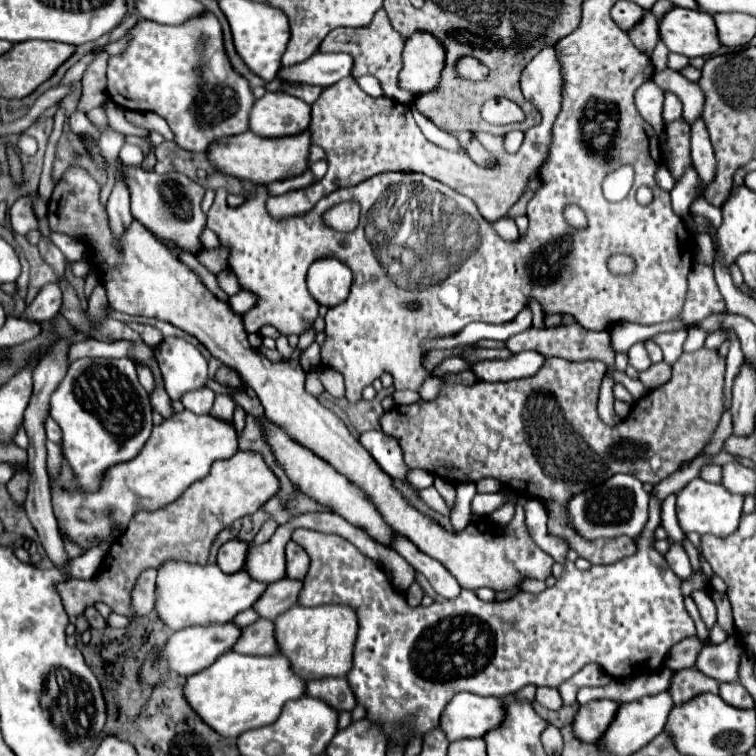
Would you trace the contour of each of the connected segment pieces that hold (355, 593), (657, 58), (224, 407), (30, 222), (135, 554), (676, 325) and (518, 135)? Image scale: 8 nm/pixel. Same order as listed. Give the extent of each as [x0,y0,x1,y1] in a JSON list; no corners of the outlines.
[[292,492,696,746],[652,42,668,72],[212,394,234,420],[10,196,38,236],[58,450,280,616],[610,320,692,352],[504,130,524,154]]

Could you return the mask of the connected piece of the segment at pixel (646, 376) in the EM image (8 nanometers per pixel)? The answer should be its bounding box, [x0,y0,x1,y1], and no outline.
[640,362,672,390]

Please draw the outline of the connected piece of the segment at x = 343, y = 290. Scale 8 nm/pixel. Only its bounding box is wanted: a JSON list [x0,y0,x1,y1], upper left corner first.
[306,258,352,308]

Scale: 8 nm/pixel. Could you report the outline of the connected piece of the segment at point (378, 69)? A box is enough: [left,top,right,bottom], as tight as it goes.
[320,10,412,102]

